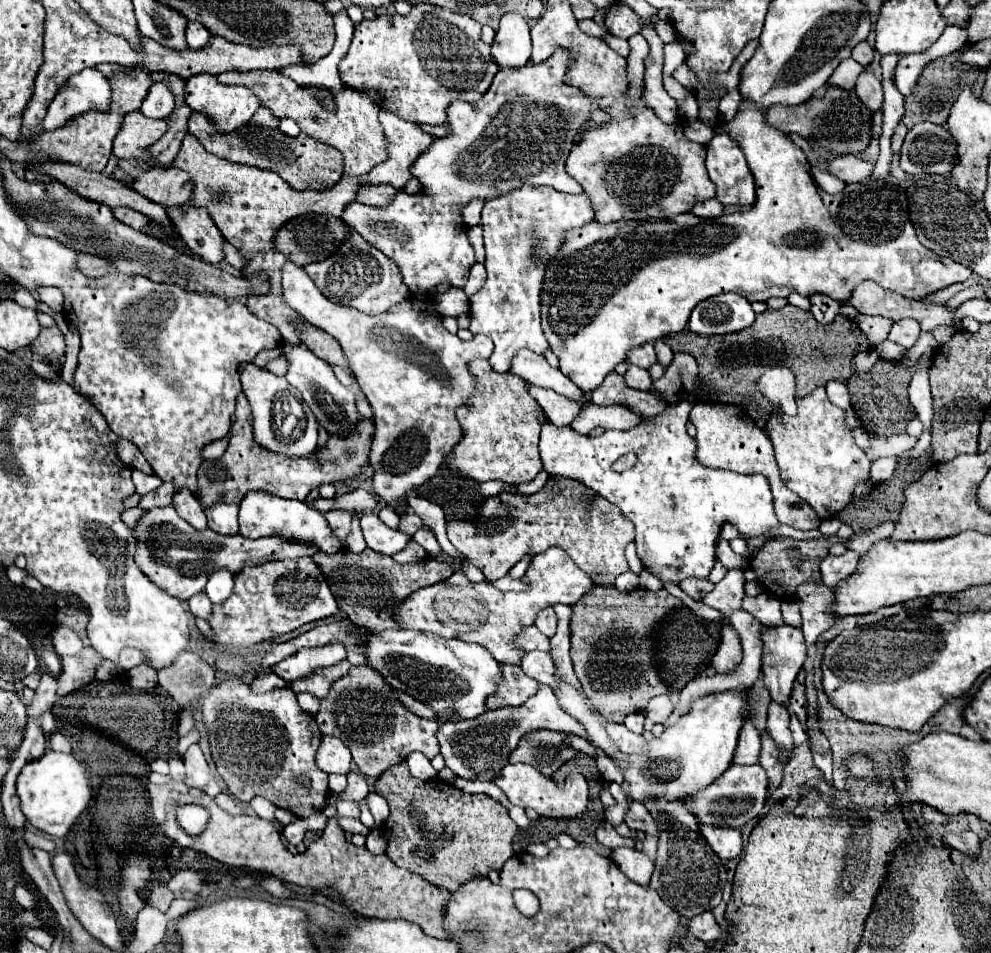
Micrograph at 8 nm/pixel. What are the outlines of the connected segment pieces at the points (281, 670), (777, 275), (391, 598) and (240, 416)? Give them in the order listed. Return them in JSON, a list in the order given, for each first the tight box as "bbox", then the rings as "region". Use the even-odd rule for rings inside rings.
[{"bbox":[270,644,346,682],"region":[[[328,644],[324,648],[304,648],[294,656],[282,660],[280,664],[272,666],[270,672],[274,672],[286,682],[292,682],[312,674],[316,668],[332,666],[344,658],[346,658],[346,650],[340,644]]]},{"bbox":[540,102,972,392],"region":[[[742,102],[736,118],[728,122],[728,134],[744,150],[756,178],[756,202],[748,212],[722,214],[714,220],[702,220],[688,212],[668,220],[620,220],[614,224],[590,222],[582,228],[572,228],[566,234],[564,244],[546,268],[540,294],[542,328],[552,352],[560,360],[560,370],[582,392],[594,392],[606,374],[626,360],[628,348],[682,332],[694,306],[720,292],[738,292],[750,302],[766,302],[772,296],[788,298],[792,292],[802,296],[826,294],[832,300],[846,302],[860,282],[874,280],[886,290],[912,300],[924,300],[950,284],[966,282],[970,278],[972,270],[962,264],[956,268],[956,262],[946,266],[936,254],[918,242],[902,186],[886,180],[846,184],[840,194],[828,198],[832,202],[826,202],[812,180],[810,162],[804,152],[796,148],[784,132],[768,126],[764,114],[766,112],[752,106],[752,102]]]},{"bbox":[312,548,454,632],"region":[[[342,548],[336,554],[318,552],[312,556],[312,560],[322,570],[338,602],[338,608],[346,612],[352,624],[362,626],[370,632],[382,632],[386,628],[394,628],[396,622],[392,620],[392,614],[398,610],[400,602],[404,602],[408,594],[424,586],[438,584],[454,574],[454,570],[446,562],[438,562],[434,558],[424,558],[410,564],[398,564],[392,560],[392,556],[382,556],[370,548],[366,548],[360,554],[348,552],[348,548]]]},{"bbox":[198,394,374,506],"region":[[[240,394],[236,400],[236,422],[230,432],[228,450],[218,460],[204,460],[198,470],[198,486],[200,486],[198,500],[202,506],[210,506],[218,500],[238,504],[248,494],[248,490],[266,490],[280,498],[306,500],[312,488],[358,476],[370,460],[372,438],[374,438],[374,422],[362,418],[348,438],[332,434],[328,438],[328,444],[324,448],[318,448],[312,454],[312,458],[288,458],[284,454],[276,454],[262,448],[254,440],[252,410],[246,396]]]}]

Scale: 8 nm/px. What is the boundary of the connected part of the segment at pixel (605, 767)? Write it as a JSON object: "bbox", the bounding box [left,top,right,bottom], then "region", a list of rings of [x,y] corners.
{"bbox":[596,752,624,782],"region":[[[600,752],[600,754],[596,756],[596,764],[598,764],[598,770],[602,772],[604,778],[608,778],[608,780],[612,780],[612,782],[622,782],[622,780],[624,780],[624,774],[622,774],[622,770],[618,768],[616,760],[610,758],[610,756],[606,756],[604,752]]]}

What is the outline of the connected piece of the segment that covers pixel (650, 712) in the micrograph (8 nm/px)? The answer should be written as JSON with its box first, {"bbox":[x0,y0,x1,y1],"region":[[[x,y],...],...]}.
{"bbox":[642,694,672,722],"region":[[[666,694],[656,696],[656,698],[652,698],[646,704],[646,708],[642,710],[642,714],[646,718],[650,718],[652,722],[664,722],[672,714],[672,702],[670,702],[670,698]]]}

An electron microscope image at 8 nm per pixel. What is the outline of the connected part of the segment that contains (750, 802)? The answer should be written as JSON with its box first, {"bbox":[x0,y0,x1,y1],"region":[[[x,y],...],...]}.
{"bbox":[684,764,766,828],"region":[[[760,764],[756,766],[730,766],[720,774],[710,786],[684,796],[684,802],[690,804],[690,812],[700,824],[712,824],[722,828],[742,828],[748,820],[756,818],[766,802],[766,772]]]}

